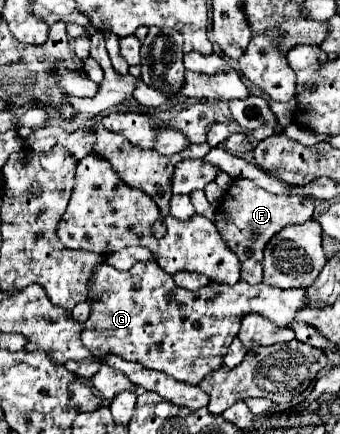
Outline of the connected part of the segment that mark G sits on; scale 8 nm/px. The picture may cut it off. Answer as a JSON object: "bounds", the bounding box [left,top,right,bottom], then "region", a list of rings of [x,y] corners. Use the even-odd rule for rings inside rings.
{"bounds":[81,263,307,385],"region":[[[105,263],[99,267],[99,279],[97,279],[97,269],[93,273],[87,303],[91,307],[91,315],[83,323],[81,339],[83,345],[89,351],[93,351],[93,355],[115,353],[121,355],[125,361],[135,361],[141,363],[143,367],[163,371],[175,377],[177,381],[197,385],[207,373],[215,371],[223,363],[225,349],[237,337],[241,319],[245,315],[257,313],[279,327],[287,327],[293,321],[295,313],[303,309],[303,305],[307,303],[307,295],[305,289],[277,289],[265,283],[247,285],[245,281],[239,281],[233,287],[223,283],[209,283],[207,287],[201,287],[199,291],[191,293],[187,289],[177,287],[173,277],[165,273],[157,263],[137,263],[131,267],[131,271],[119,271]]]}

